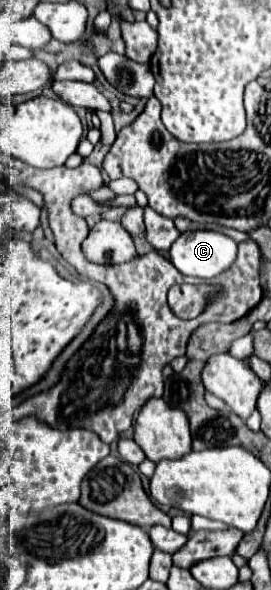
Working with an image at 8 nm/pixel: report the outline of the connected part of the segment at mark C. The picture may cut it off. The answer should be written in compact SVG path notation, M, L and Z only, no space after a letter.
M186 231L170 247L174 267L190 277L212 279L236 259L238 243L216 231Z

